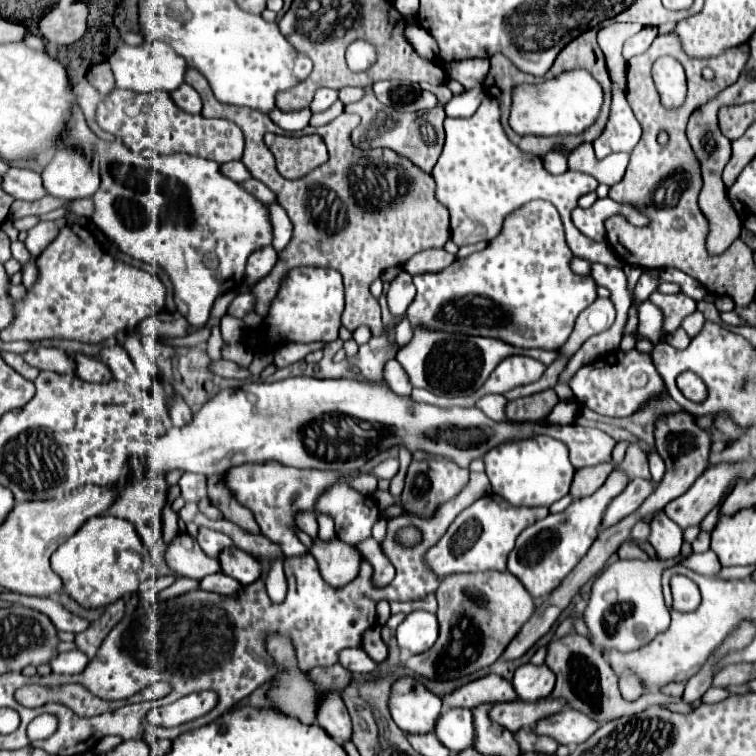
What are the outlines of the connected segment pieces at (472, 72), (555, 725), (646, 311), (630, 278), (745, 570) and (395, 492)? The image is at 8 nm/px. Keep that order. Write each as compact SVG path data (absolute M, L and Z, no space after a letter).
M465 59L465 61L445 63L443 67L449 79L455 79L465 89L471 89L475 85L483 85L483 75L487 75L489 71L489 61L487 59Z
M565 709L553 717L545 717L533 727L535 733L553 737L561 745L579 745L597 731L597 721L575 709Z
M649 299L643 301L643 305L637 305L637 333L633 333L631 337L623 337L621 339L621 349L631 349L635 347L635 341L641 337L647 337L651 343L659 343L665 339L665 329L663 329L663 313L659 307L655 307Z
M625 265L625 275L627 275L627 283L629 283L629 293L631 293L631 299L635 303L635 297L633 297L633 287L637 285L637 279L641 275L641 267L637 265Z
M729 567L729 569L721 569L719 571L719 579L727 579L727 581L737 581L737 579L749 579L751 573L755 571L755 567Z
M399 469L399 473L391 479L391 485L389 485L389 493L399 499L401 491L403 491L403 481L405 481L405 469Z

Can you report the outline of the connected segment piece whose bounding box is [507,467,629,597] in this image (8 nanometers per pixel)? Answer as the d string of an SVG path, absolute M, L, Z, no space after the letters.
M615 467L609 473L607 481L591 497L573 501L563 513L557 513L557 515L549 513L545 519L527 527L517 537L517 545L509 555L507 569L523 583L523 587L529 591L531 597L549 595L571 573L571 569L581 561L581 557L593 545L607 505L619 495L619 491L627 487L627 483L629 483L627 473Z

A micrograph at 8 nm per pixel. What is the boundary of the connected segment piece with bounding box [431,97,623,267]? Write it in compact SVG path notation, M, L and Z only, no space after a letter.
M485 97L483 103L479 105L479 109L475 111L475 115L471 115L467 119L451 119L451 117L445 119L447 139L445 139L443 153L437 161L437 165L433 167L431 175L435 179L435 199L439 203L443 203L451 213L451 239L459 247L479 243L479 241L491 241L501 231L503 219L511 211L515 211L517 207L521 207L521 205L525 205L533 199L545 199L545 201L551 201L558 210L561 221L563 221L567 245L569 245L569 249L573 251L575 257L587 259L591 263L597 261L597 263L603 263L603 265L609 265L609 267L623 267L623 261L619 259L619 255L607 243L597 243L597 241L585 237L571 221L571 211L577 207L577 199L595 191L597 185L599 185L597 179L587 175L587 173L575 173L575 171L565 171L563 175L551 175L543 167L541 157L531 155L531 153L523 153L517 145L513 145L507 139L501 123L499 123L499 115L501 115L499 103L495 103L495 99L491 99L491 97Z

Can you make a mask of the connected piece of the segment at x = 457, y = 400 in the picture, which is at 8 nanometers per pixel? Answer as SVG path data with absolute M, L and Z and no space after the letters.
M513 355L503 359L495 371L489 375L489 379L471 395L467 397L437 397L431 391L423 391L423 389L413 389L411 397L415 401L423 401L423 403L433 403L439 407L473 407L483 395L487 393L505 393L511 391L519 385L527 385L537 381L545 371L545 365L531 359L531 357L523 357L523 355Z

